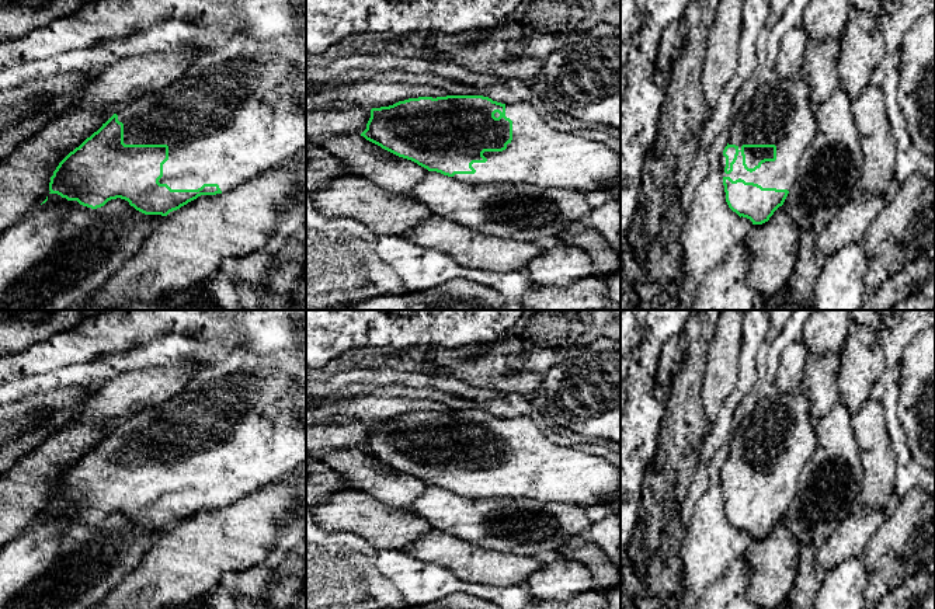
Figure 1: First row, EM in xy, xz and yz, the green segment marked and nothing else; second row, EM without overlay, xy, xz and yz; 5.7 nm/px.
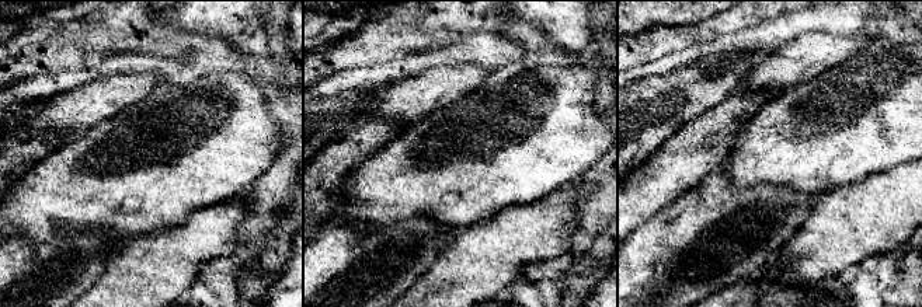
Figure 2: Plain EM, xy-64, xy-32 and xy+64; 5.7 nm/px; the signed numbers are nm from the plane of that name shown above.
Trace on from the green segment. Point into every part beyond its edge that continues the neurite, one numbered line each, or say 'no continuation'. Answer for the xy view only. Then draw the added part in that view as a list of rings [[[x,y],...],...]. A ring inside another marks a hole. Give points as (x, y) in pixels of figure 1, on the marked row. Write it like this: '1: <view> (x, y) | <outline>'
1: xy (226, 122) | [[[251,49],[236,59],[204,66],[166,88],[119,105],[115,114],[124,123],[125,145],[168,146],[168,160],[163,164],[159,182],[167,184],[171,189],[198,189],[204,184],[218,184],[222,192],[227,192],[284,164],[306,147],[306,105],[298,98],[295,66],[279,51]]]

